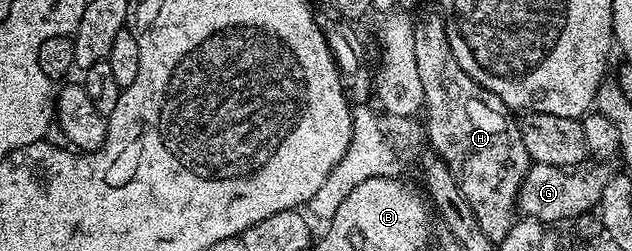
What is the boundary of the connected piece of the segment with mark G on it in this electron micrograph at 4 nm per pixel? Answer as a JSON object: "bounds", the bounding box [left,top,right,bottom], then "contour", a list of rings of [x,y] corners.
{"bounds":[518,162,613,225],"contour":[[[532,162],[527,175],[520,183],[518,214],[536,219],[541,224],[550,225],[550,223],[559,223],[562,219],[574,221],[581,214],[594,212],[599,206],[599,198],[605,185],[611,180],[613,171],[612,168],[607,168],[610,167],[607,165],[591,166],[595,167],[568,169]]]}

